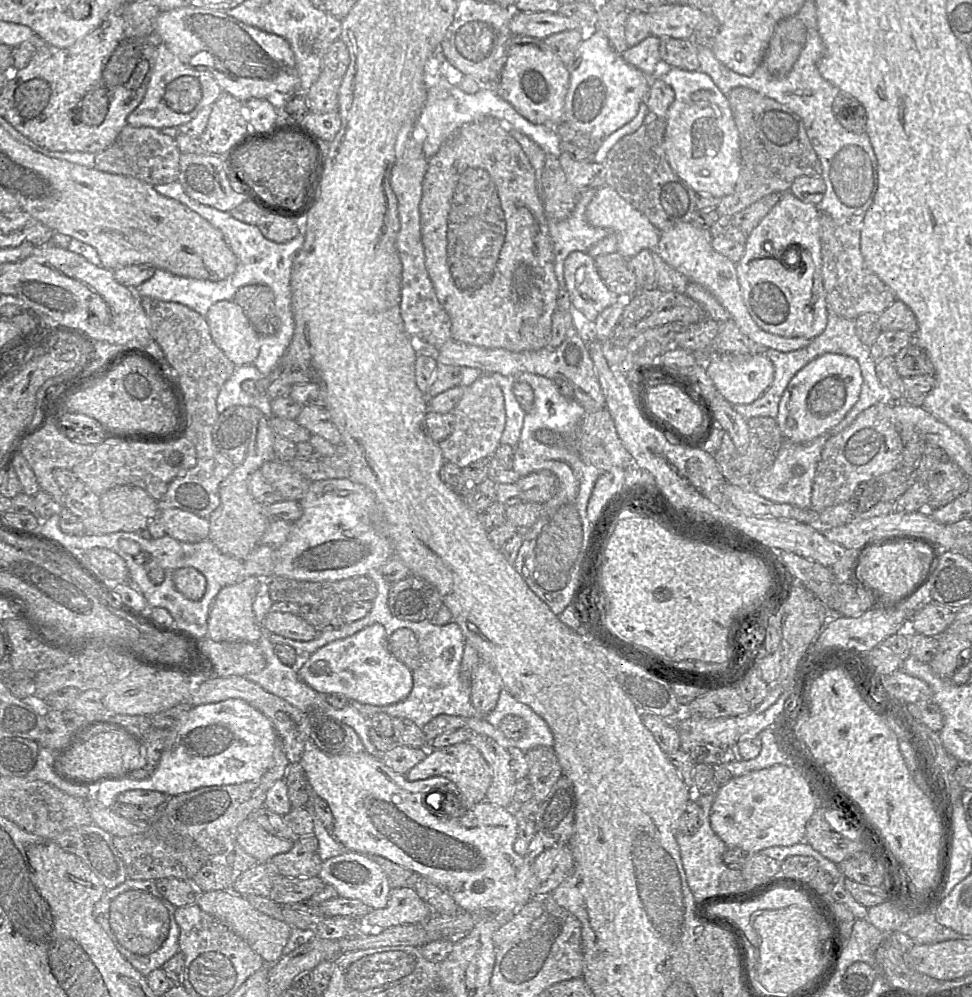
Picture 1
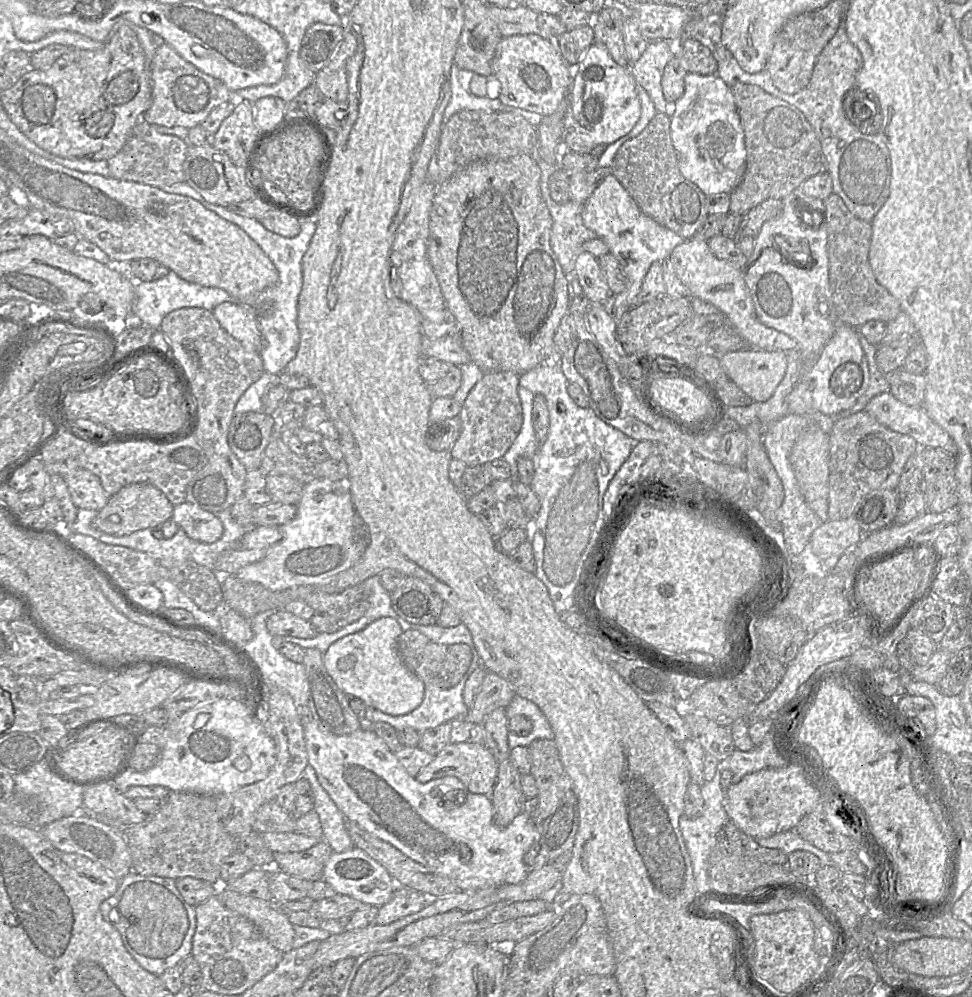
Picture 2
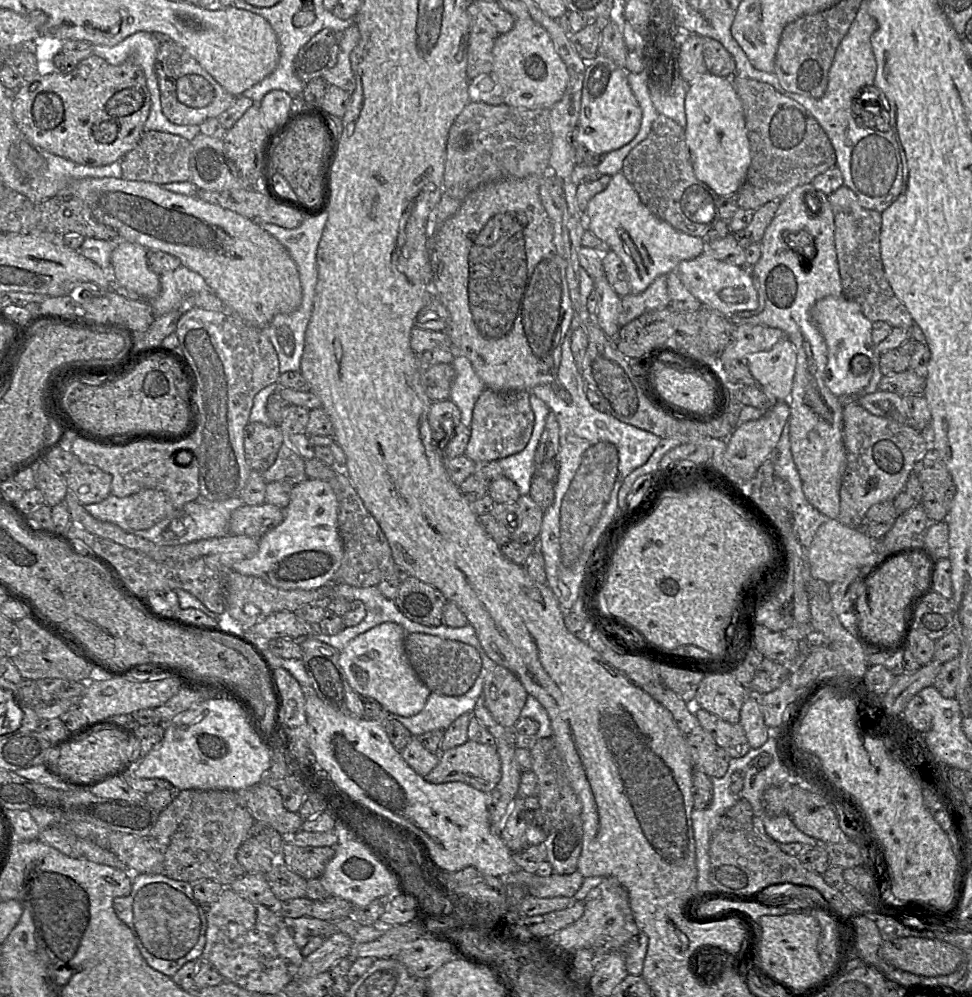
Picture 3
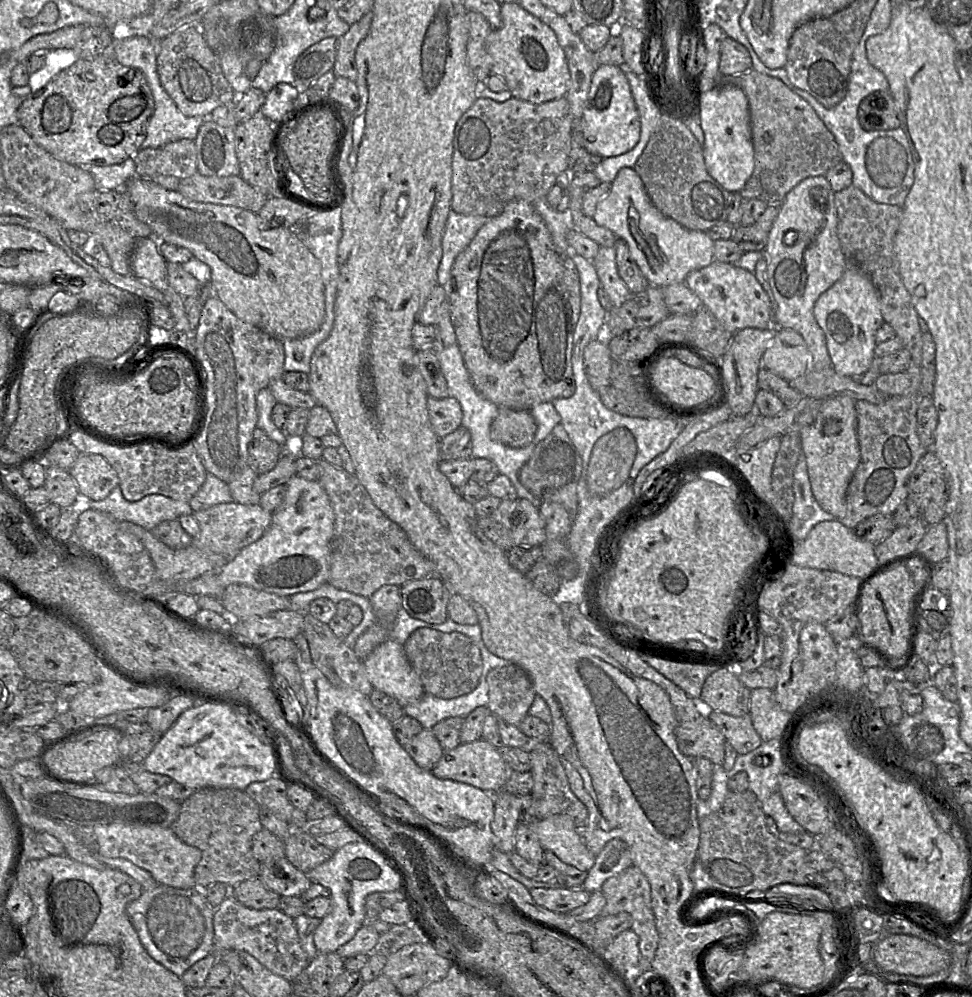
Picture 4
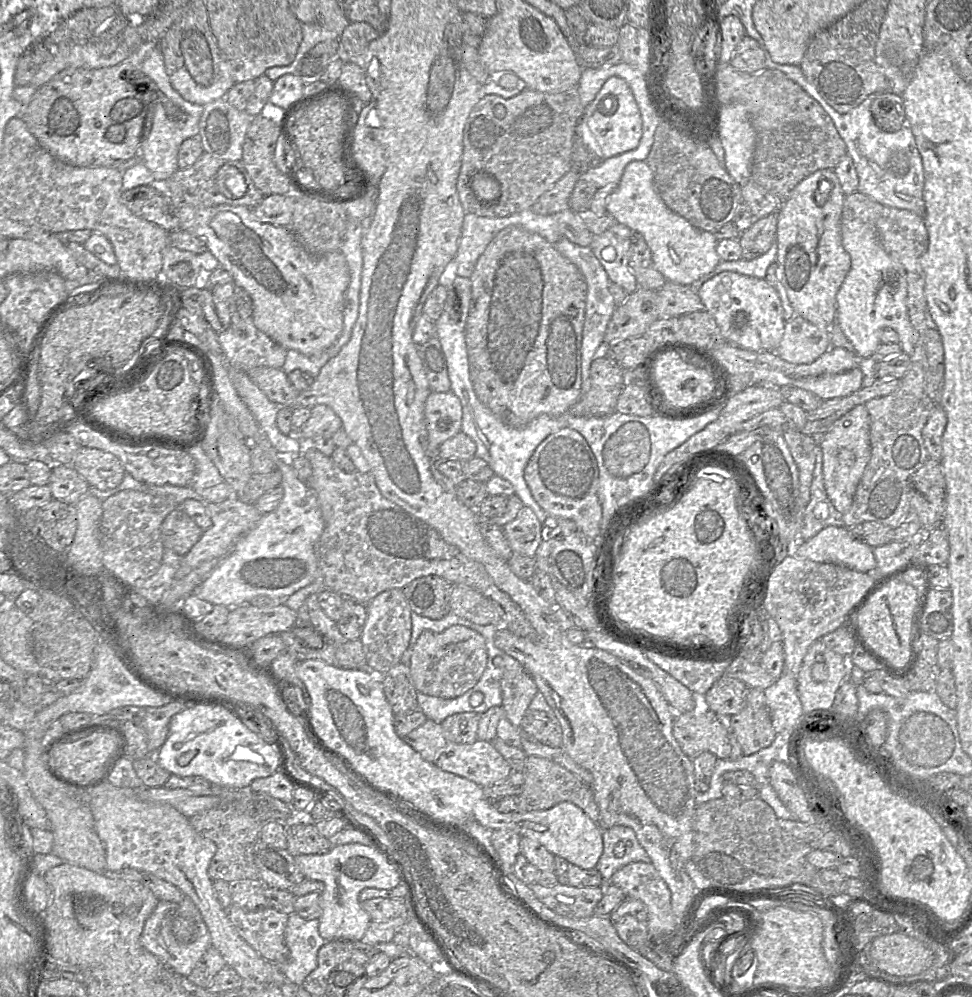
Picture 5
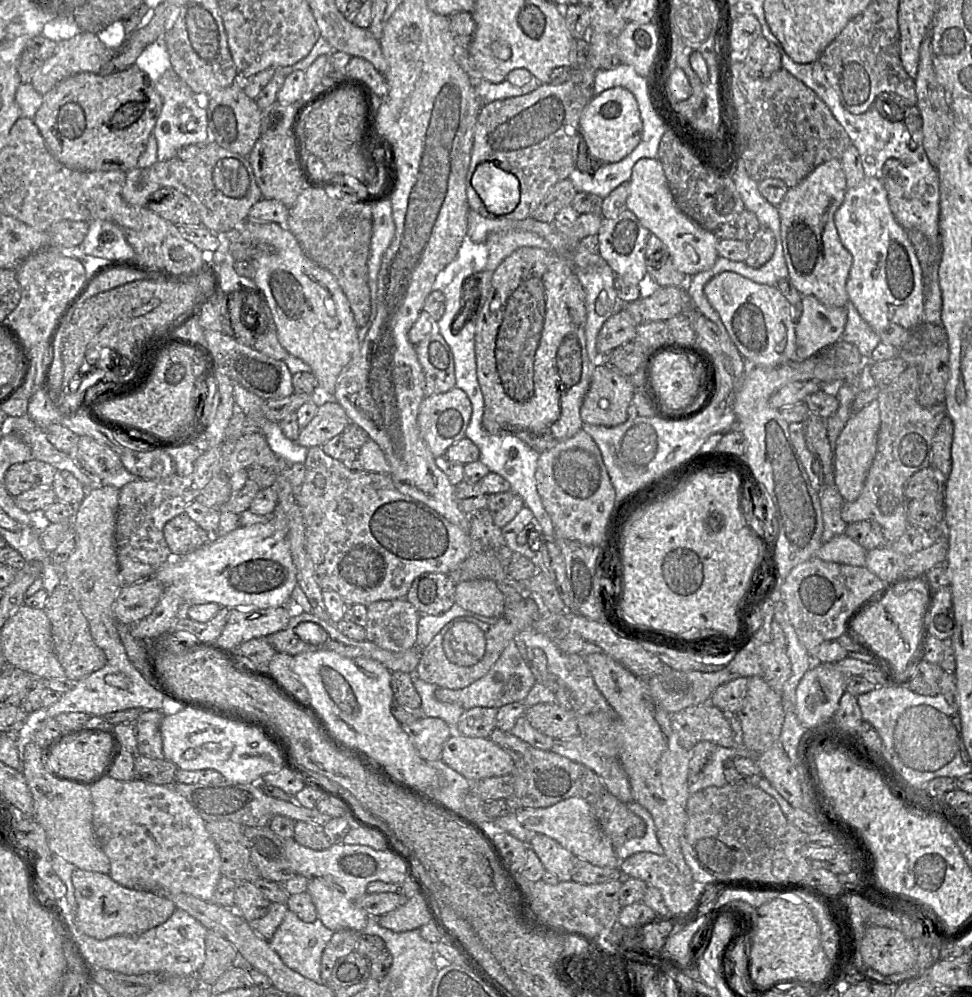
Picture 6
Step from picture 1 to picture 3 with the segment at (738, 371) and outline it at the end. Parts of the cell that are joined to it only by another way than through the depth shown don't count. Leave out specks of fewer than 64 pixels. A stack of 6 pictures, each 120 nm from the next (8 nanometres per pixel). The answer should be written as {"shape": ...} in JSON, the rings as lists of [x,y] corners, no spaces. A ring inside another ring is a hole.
{"shape":[[[786,337],[771,349],[748,354],[744,363],[762,391],[774,400],[790,397],[796,365],[793,343]]]}

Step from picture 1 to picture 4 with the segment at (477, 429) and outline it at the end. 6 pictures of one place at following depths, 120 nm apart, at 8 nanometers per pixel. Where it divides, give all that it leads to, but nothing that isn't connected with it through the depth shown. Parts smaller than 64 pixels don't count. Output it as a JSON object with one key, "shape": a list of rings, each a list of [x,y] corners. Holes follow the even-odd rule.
{"shape":[[[498,407],[498,414],[490,426],[490,436],[505,446],[521,448],[535,437],[537,424],[530,410]]]}

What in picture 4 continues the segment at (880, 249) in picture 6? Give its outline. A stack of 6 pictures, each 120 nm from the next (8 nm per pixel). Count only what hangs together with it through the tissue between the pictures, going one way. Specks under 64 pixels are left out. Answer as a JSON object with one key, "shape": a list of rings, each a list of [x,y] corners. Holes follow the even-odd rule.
{"shape":[[[848,265],[842,277],[816,300],[813,314],[824,332],[834,371],[852,378],[863,375],[875,357],[876,331],[884,323],[879,294],[872,281],[856,266]]]}

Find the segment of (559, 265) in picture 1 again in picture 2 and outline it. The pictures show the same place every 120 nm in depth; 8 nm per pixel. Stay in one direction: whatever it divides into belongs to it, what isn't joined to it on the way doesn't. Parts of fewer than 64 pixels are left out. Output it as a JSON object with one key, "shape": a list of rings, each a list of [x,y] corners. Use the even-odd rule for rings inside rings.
{"shape":[[[572,199],[564,204],[544,201],[552,217],[550,244],[565,275],[574,276],[575,261],[582,253],[583,245],[598,235],[583,222],[584,204]]]}

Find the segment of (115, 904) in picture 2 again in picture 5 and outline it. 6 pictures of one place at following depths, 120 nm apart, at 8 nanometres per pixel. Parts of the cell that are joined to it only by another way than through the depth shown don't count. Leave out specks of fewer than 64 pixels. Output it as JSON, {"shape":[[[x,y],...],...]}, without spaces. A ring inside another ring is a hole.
{"shape":[[[187,896],[180,902],[159,900],[144,924],[140,944],[155,955],[163,965],[186,977],[212,946],[208,927],[195,903]]]}

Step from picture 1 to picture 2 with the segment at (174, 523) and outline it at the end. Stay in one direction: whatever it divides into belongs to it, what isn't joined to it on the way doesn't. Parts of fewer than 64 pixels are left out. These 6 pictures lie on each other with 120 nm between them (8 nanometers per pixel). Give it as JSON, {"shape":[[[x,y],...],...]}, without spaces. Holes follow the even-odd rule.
{"shape":[[[192,503],[175,505],[171,519],[193,540],[212,543],[223,533],[223,525],[214,513]]]}

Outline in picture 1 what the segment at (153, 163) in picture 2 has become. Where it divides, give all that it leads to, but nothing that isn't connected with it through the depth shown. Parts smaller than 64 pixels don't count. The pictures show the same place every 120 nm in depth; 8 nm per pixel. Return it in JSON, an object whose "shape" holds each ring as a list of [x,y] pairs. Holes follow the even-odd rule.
{"shape":[[[127,124],[108,148],[95,154],[95,168],[102,172],[131,176],[155,186],[177,181],[180,157],[175,138],[162,134],[160,129]]]}

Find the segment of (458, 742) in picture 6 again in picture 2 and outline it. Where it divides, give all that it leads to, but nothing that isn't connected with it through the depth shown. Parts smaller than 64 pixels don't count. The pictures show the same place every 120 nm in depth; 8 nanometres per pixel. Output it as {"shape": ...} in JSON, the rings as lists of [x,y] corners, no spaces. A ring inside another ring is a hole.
{"shape":[[[449,743],[434,756],[415,779],[420,783],[426,783],[433,779],[453,776],[459,779],[471,793],[490,795],[496,782],[498,764],[484,743]]]}

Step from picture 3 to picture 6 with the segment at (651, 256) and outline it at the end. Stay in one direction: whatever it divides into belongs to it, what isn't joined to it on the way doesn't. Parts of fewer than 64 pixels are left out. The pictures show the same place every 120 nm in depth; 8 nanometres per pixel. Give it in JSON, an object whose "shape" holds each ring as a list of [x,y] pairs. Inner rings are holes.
{"shape":[[[639,159],[632,168],[629,186],[626,209],[630,210],[651,234],[665,244],[673,265],[679,272],[692,277],[713,267],[719,256],[716,250],[719,239],[713,231],[701,227],[677,207],[658,159]]]}

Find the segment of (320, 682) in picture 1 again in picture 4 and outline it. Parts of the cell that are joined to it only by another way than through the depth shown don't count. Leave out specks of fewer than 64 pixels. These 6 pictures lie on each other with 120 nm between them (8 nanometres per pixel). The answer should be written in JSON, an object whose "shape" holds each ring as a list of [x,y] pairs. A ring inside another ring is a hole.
{"shape":[[[391,638],[377,646],[362,664],[373,688],[395,698],[403,707],[425,694],[403,646]]]}

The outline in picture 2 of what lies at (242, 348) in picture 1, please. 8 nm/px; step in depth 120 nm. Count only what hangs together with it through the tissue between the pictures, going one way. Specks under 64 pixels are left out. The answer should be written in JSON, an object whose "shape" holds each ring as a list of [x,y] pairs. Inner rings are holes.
{"shape":[[[223,302],[212,312],[221,327],[237,339],[247,351],[261,352],[263,337],[253,308],[239,302]]]}

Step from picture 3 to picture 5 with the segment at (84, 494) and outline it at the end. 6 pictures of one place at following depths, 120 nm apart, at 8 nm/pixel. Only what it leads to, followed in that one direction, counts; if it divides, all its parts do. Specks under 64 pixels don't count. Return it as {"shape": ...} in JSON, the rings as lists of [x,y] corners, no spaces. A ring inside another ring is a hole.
{"shape":[[[80,446],[71,465],[91,487],[101,491],[114,489],[122,482],[125,469],[112,453]]]}

